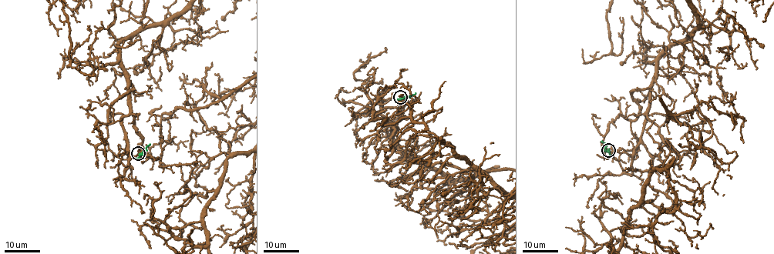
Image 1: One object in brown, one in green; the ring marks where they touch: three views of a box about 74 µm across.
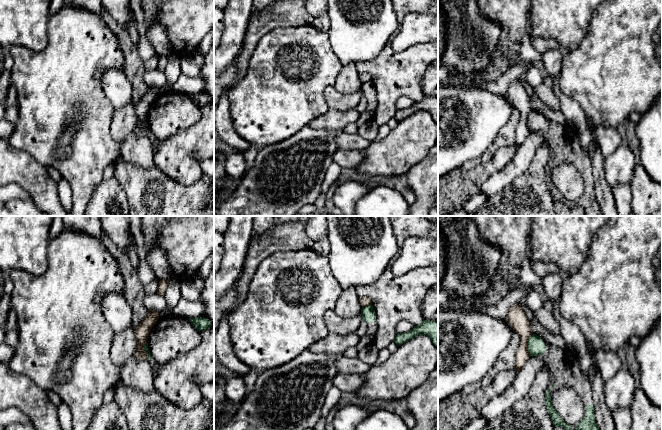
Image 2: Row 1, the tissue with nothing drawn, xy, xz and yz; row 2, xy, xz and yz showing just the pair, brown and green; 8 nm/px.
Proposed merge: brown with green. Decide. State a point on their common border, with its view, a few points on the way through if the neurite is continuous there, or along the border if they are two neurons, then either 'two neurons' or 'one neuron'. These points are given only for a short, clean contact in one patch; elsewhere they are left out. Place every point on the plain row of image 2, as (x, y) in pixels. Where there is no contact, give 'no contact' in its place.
yz (527, 120) | along yz (532, 110), (527, 121), (529, 132) | two neurons

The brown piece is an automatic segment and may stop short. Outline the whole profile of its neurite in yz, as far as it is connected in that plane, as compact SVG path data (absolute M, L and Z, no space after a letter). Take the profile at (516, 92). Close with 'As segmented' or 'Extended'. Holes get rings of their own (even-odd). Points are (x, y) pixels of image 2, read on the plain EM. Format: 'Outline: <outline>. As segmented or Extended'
Outline: M518 79L513 80L508 87L507 96L510 98L512 104L519 110L521 119L515 132L514 144L520 147L526 137L529 135L529 128L527 125L528 116L532 111L531 100L521 82Z. As segmented

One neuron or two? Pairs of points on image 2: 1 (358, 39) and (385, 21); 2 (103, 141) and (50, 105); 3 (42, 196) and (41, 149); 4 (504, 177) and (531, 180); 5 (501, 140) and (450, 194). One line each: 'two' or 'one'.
1: one
2: one
3: two
4: two
5: two

